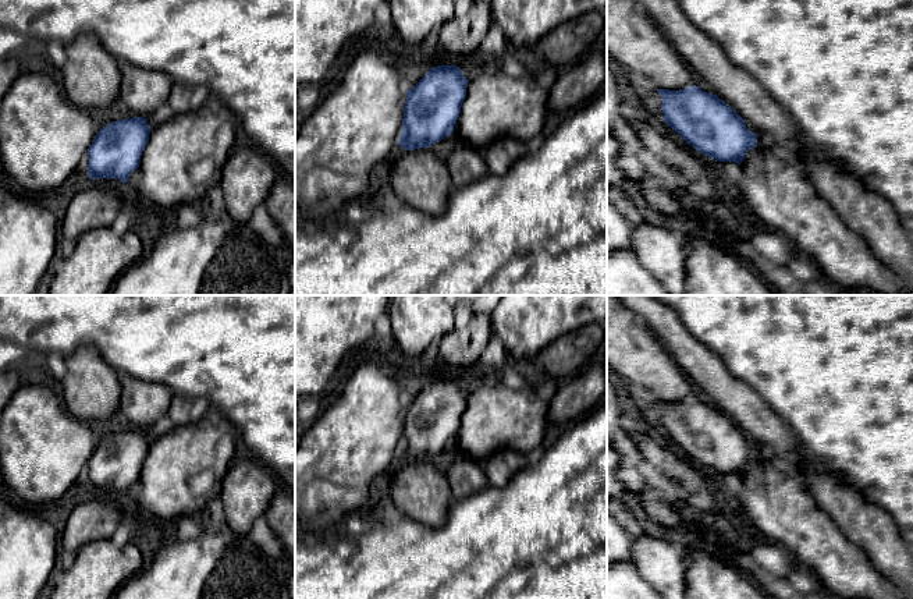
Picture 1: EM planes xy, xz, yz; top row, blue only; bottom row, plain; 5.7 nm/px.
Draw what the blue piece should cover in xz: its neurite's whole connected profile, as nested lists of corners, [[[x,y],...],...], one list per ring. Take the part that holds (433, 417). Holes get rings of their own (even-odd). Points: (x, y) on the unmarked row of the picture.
[[[456,378],[433,379],[406,404],[399,457],[430,460],[454,444],[469,391]]]

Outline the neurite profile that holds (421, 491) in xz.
[[[430,460],[405,462],[392,481],[391,497],[401,517],[427,527],[441,527],[454,500],[447,475]]]

